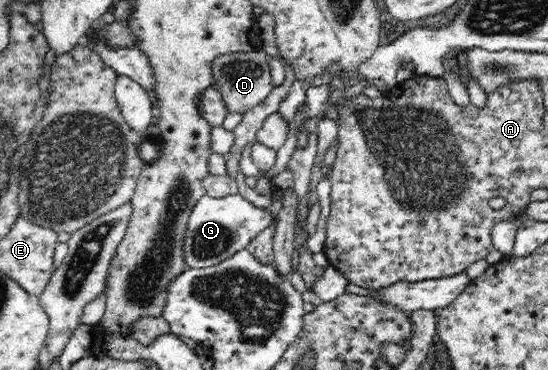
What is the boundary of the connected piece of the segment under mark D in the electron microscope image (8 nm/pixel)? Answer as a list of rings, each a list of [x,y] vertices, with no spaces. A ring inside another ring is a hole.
[[[260,48],[250,52],[225,53],[212,60],[214,88],[220,92],[229,114],[244,115],[271,95],[274,88],[268,60],[269,55]]]

